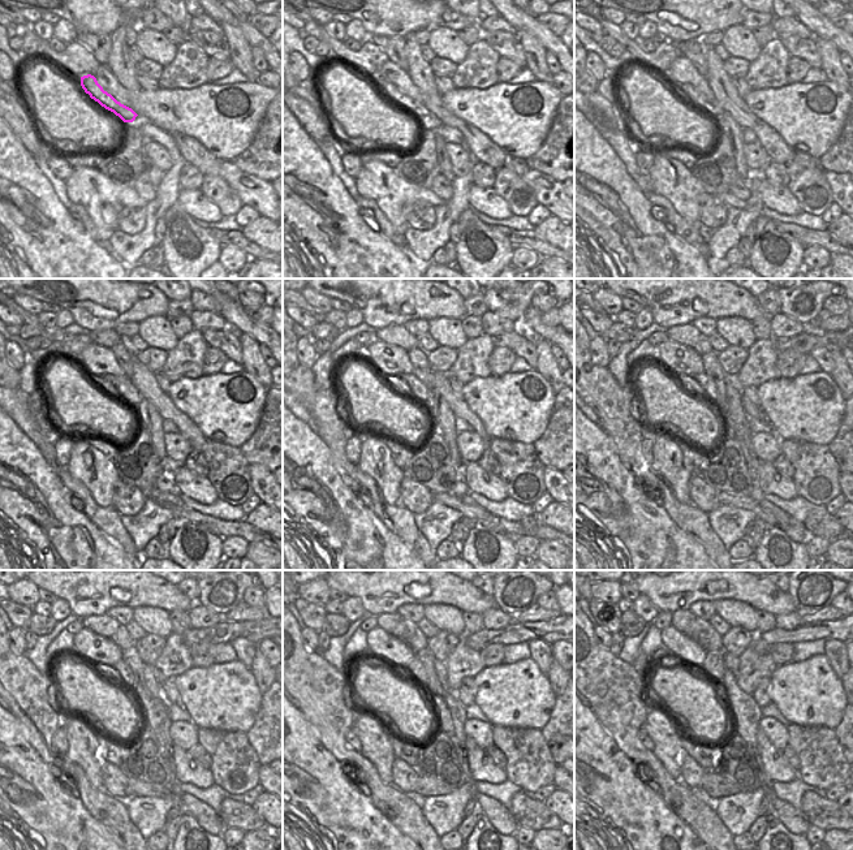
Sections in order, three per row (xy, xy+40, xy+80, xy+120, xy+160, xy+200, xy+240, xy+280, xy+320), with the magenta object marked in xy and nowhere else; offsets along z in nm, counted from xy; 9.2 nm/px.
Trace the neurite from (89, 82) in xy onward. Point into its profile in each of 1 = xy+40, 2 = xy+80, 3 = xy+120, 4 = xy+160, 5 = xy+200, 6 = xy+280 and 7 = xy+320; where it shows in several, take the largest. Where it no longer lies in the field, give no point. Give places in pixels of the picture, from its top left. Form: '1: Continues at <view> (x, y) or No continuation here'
1: Continues at xy+40 (418, 109)
2: Continues at xy+80 (693, 95)
3: Continues at xy+120 (123, 387)
4: Continues at xy+160 (417, 389)
5: Continues at xy+200 (707, 387)
6: Continues at xy+280 (414, 668)
7: Continues at xy+320 (713, 665).

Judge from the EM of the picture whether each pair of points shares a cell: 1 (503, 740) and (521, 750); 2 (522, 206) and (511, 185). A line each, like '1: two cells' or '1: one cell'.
1: one cell
2: one cell

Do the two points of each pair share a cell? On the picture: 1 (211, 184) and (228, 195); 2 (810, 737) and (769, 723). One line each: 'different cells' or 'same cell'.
1: same cell
2: different cells

